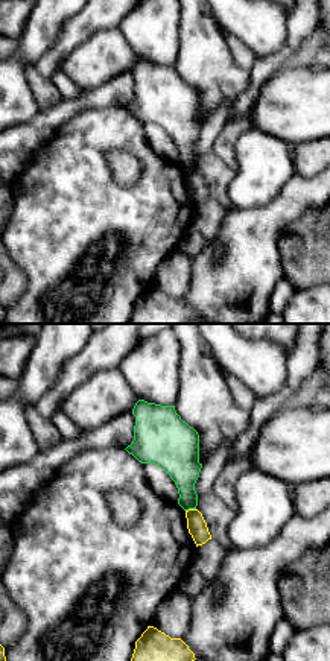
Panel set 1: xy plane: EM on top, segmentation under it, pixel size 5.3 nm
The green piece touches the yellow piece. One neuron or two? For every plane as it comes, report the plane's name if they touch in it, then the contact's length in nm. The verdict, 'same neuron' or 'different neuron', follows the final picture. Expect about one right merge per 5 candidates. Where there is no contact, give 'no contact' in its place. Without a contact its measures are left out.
meets green in xy; contact 60 nm long

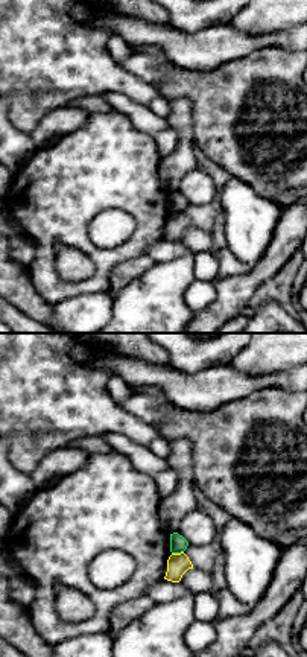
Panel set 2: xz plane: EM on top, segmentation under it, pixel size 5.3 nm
meets green in xz; contact 70 nm long

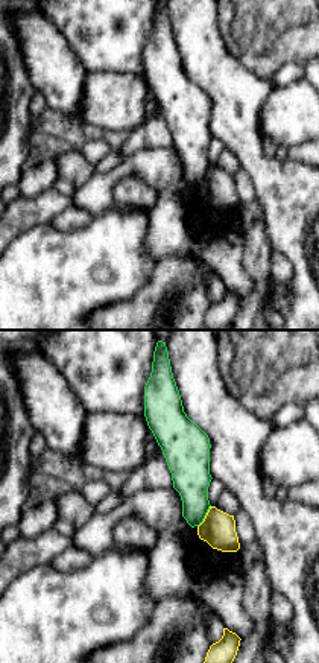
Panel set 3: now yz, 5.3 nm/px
meets green in yz; contact 140 nm long

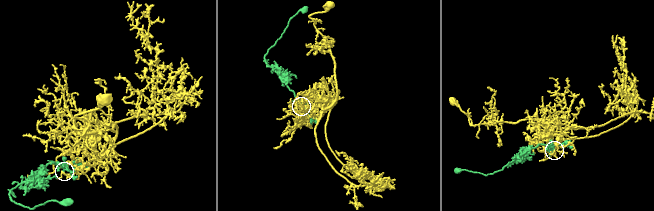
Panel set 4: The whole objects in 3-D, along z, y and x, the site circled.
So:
different neuron

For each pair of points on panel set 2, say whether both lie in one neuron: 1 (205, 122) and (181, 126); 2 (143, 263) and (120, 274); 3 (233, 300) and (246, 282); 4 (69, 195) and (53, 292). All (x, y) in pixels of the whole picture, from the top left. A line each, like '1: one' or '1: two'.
1: two
2: one
3: one
4: one

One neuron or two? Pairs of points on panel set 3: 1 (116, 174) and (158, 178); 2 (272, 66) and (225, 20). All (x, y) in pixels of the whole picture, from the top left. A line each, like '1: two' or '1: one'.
1: one
2: one

